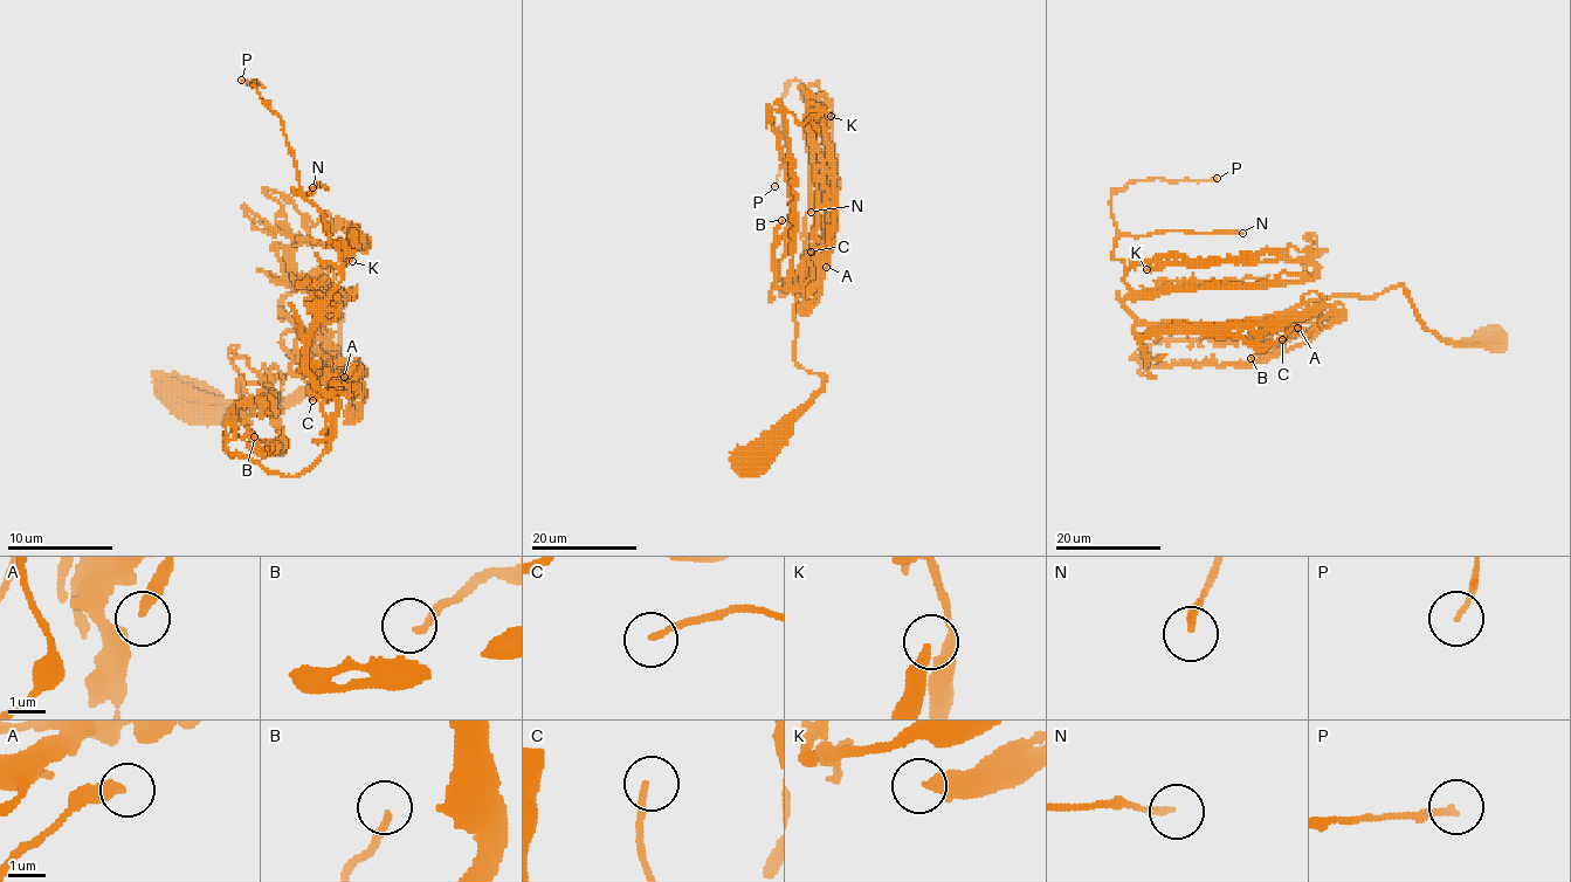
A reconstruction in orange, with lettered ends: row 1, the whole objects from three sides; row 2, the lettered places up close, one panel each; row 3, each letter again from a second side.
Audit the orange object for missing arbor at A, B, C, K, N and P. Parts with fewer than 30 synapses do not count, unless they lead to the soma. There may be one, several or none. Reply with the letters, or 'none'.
N

